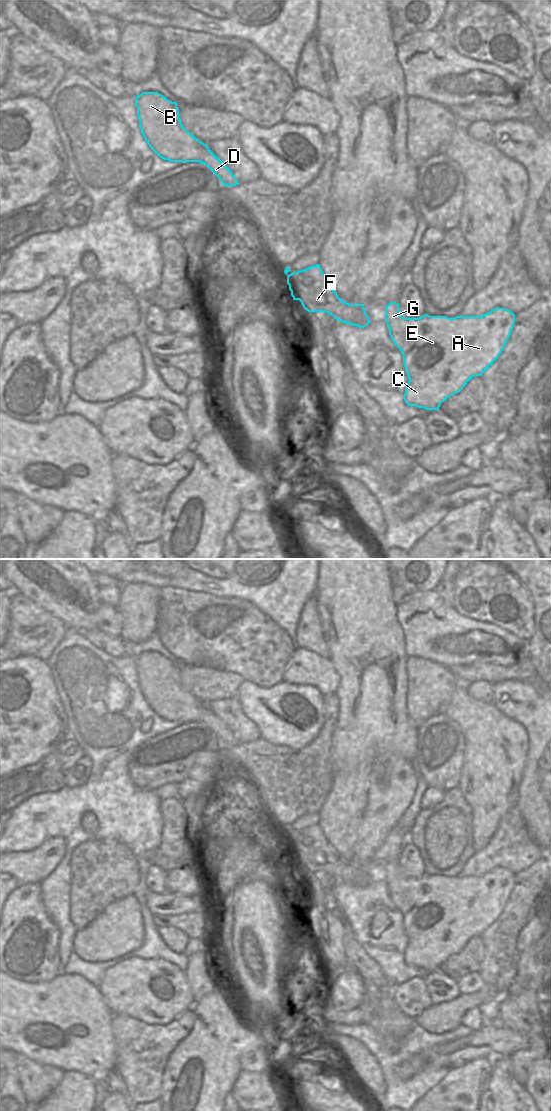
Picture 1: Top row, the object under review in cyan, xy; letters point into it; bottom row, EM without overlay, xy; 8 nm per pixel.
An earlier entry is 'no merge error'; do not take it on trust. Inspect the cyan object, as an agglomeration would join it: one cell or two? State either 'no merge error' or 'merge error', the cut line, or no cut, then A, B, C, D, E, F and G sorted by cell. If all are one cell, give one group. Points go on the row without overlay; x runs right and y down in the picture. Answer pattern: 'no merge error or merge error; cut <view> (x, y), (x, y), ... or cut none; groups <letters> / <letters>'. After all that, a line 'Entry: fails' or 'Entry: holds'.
no merge error; cut none; groups A B C D E F G
Entry: holds

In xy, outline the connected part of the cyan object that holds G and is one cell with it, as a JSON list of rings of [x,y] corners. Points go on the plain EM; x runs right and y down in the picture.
[[[390,862],[385,867],[385,881],[389,895],[403,915],[403,925],[409,939],[403,959],[408,966],[439,970],[442,962],[460,952],[474,937],[481,936],[503,911],[515,883],[515,874],[506,868],[494,868],[482,876],[430,876],[404,878],[399,875],[399,864]]]

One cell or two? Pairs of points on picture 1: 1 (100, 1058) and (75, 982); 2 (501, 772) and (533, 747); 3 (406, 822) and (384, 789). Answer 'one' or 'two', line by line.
1: one
2: two
3: two

